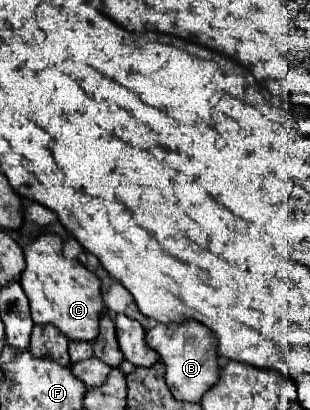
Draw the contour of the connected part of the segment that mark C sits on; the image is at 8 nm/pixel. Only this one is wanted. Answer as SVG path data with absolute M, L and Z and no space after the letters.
M52 233L40 235L28 247L24 247L24 257L26 269L22 273L20 285L30 301L34 323L50 323L72 341L96 341L100 313L106 311L100 291L100 279L76 259L66 259L62 255L62 239Z

